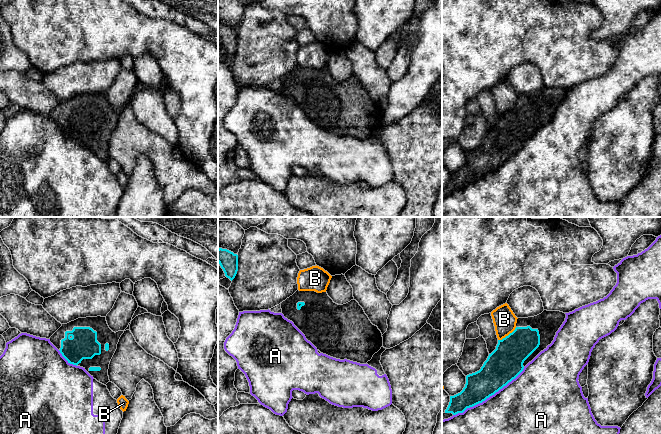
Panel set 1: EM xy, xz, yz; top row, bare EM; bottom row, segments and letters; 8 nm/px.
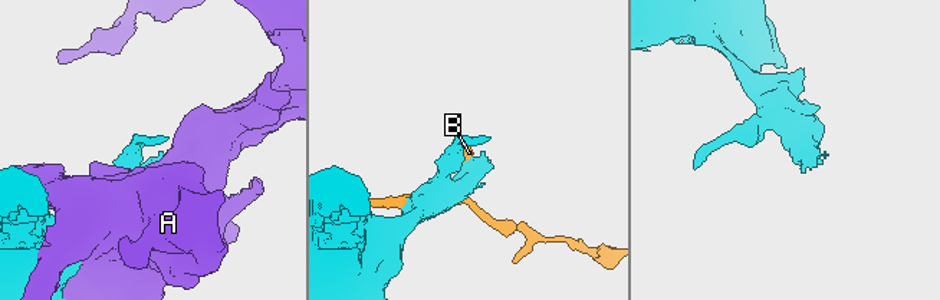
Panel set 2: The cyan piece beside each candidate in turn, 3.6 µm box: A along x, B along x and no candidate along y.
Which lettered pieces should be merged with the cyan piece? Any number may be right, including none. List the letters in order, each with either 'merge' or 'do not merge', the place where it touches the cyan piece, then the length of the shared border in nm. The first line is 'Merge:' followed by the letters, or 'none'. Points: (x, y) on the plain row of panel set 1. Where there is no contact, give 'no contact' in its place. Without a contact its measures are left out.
Merge: none
A: do not merge; meets cyan in yz at (489, 172); contact 700 nm long
B: do not merge; meets cyan in yz at (508, 111); contact 190 nm long

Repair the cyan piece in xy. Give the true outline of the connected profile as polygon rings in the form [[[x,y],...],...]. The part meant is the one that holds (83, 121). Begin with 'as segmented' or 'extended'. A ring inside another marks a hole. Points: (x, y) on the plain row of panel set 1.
extended; [[[106,93],[78,94],[62,102],[50,118],[68,139],[83,143],[94,155],[106,161],[110,137],[124,107],[113,108]]]

